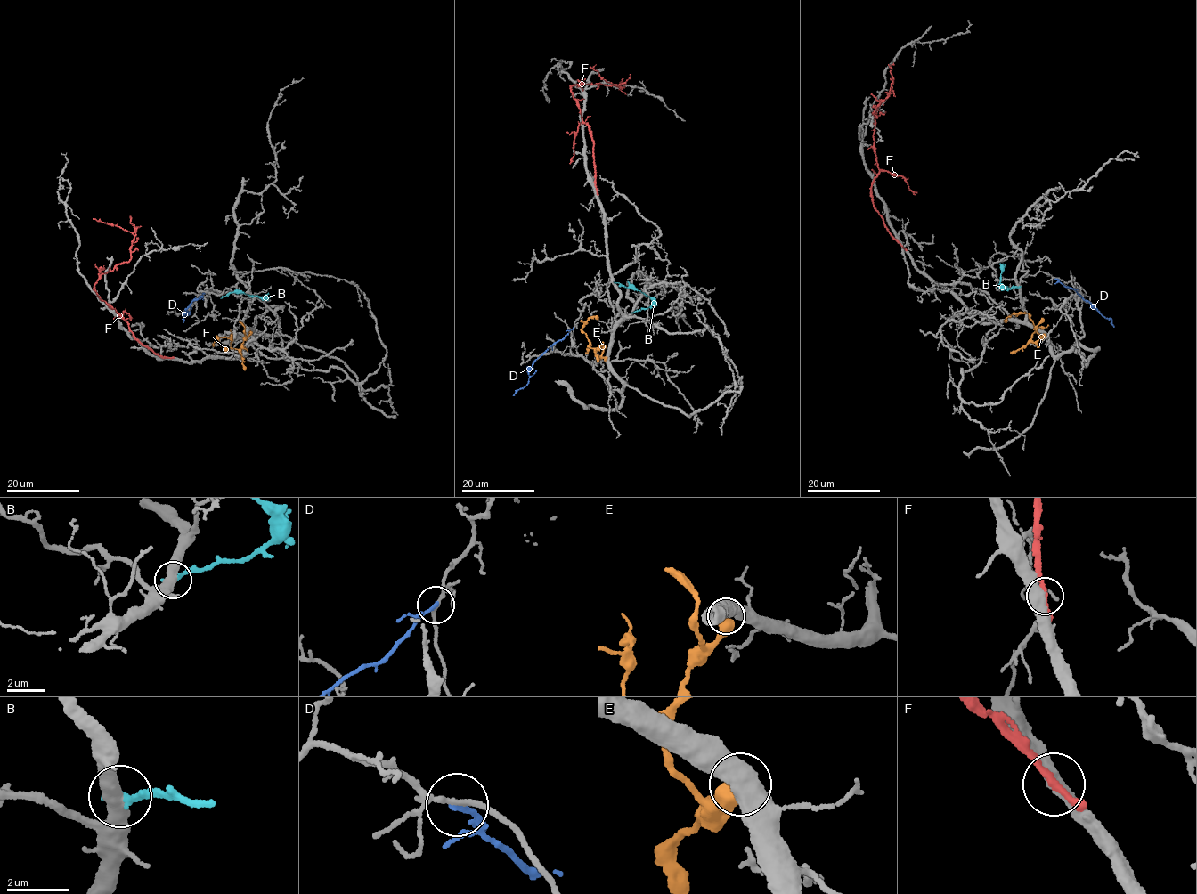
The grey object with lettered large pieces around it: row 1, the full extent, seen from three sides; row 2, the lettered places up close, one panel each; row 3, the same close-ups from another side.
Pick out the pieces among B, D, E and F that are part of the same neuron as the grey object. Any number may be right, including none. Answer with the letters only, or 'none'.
none

